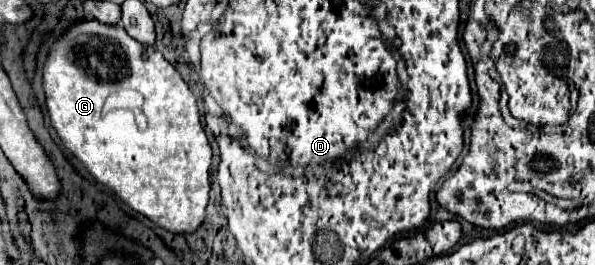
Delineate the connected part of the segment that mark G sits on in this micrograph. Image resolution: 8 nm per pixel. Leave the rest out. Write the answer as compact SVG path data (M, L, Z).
M83 20L73 24L69 32L53 44L45 62L43 90L53 128L99 184L113 190L133 210L173 234L191 234L203 224L211 188L211 146L199 120L195 96L161 52L151 52L151 48L133 40L121 26Z

